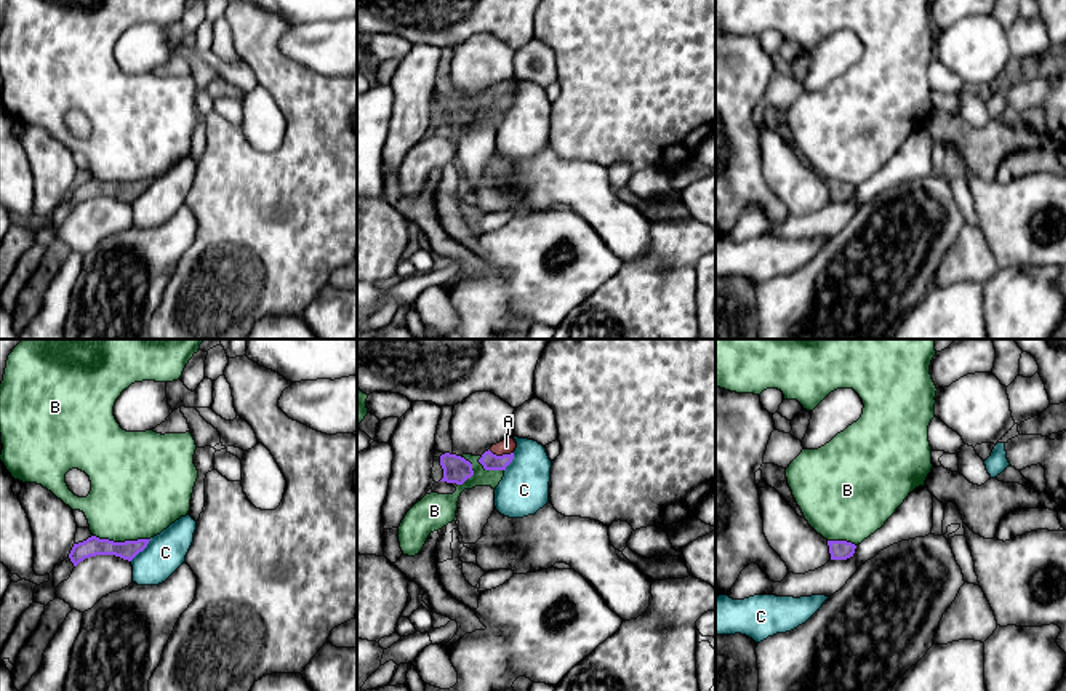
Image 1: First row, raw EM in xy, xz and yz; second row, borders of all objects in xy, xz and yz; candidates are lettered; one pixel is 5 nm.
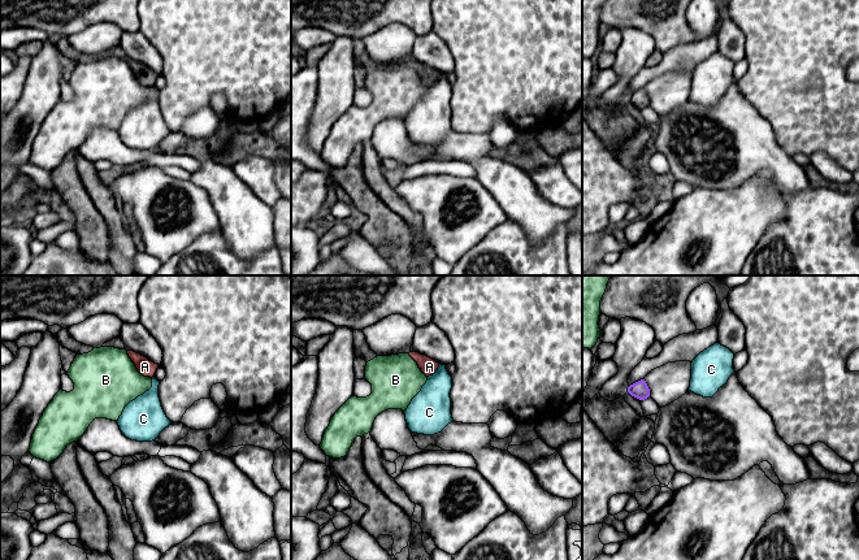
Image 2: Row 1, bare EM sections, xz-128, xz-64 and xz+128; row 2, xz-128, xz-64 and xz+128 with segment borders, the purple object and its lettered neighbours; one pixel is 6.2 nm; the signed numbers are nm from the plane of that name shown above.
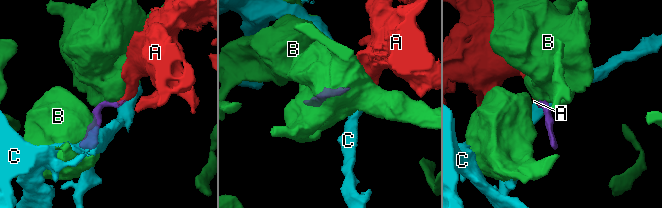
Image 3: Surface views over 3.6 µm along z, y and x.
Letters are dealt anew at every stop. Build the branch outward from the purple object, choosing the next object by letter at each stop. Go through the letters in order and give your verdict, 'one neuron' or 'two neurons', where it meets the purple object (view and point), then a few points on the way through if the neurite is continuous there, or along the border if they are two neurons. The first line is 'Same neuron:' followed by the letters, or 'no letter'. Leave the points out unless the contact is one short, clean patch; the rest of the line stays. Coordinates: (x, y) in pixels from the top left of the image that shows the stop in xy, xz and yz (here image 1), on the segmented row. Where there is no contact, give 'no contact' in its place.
Same neuron: A
A: one neuron; meets purple in xz at (503, 455); runs through xz (490, 461), (503, 455), (506, 447)
B: two neurons; meets purple in xy at (122, 543); border along xy (93, 535), (114, 541), (149, 539)
C: two neurons; meets purple in xy at (141, 551); border along xy (151, 539), (130, 560)

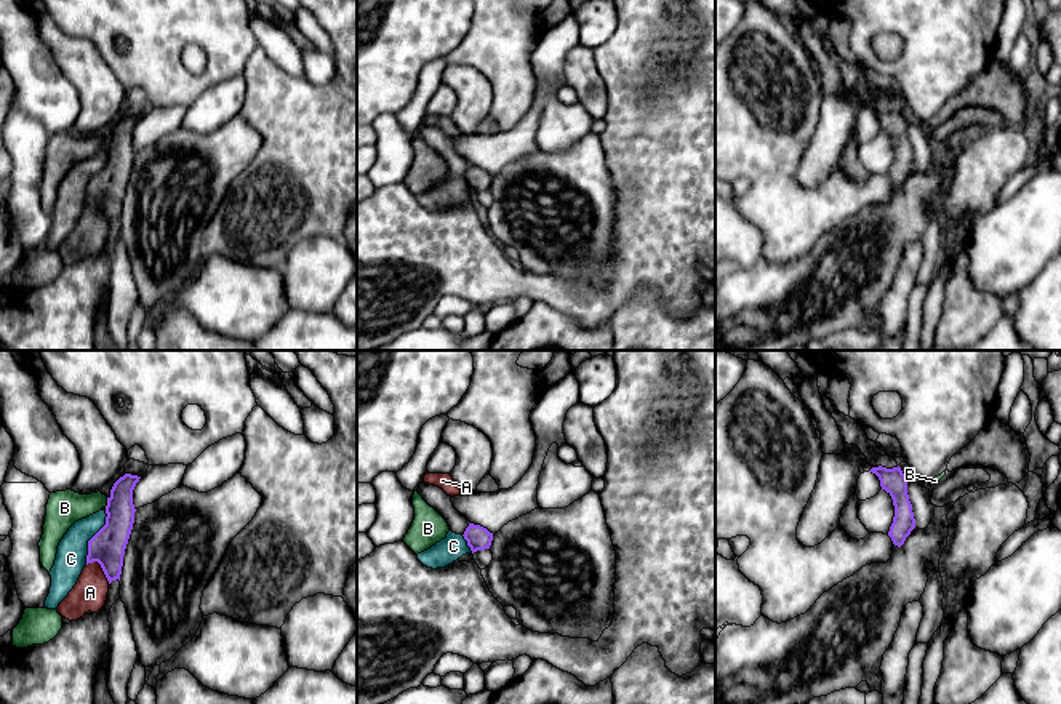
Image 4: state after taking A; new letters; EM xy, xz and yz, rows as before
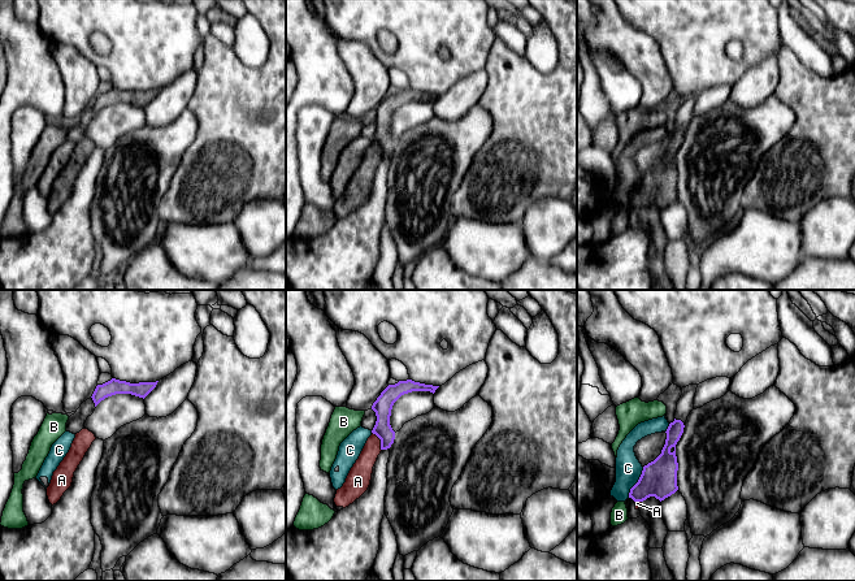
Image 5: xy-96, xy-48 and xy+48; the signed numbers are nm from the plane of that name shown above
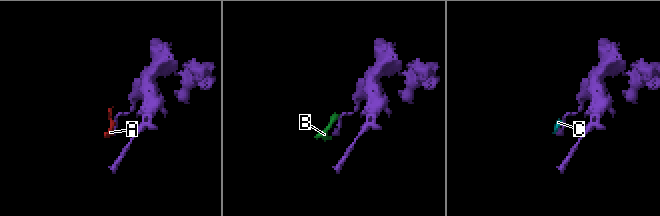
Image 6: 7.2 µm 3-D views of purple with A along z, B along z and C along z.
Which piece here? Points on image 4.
Same neuron: no letter
A: two neurons; meets purple in xy at (101, 567)
B: two neurons; meets purple in xy at (108, 503); border along xy (108, 498), (104, 506)
C: two neurons; meets purple in xy at (92, 538)

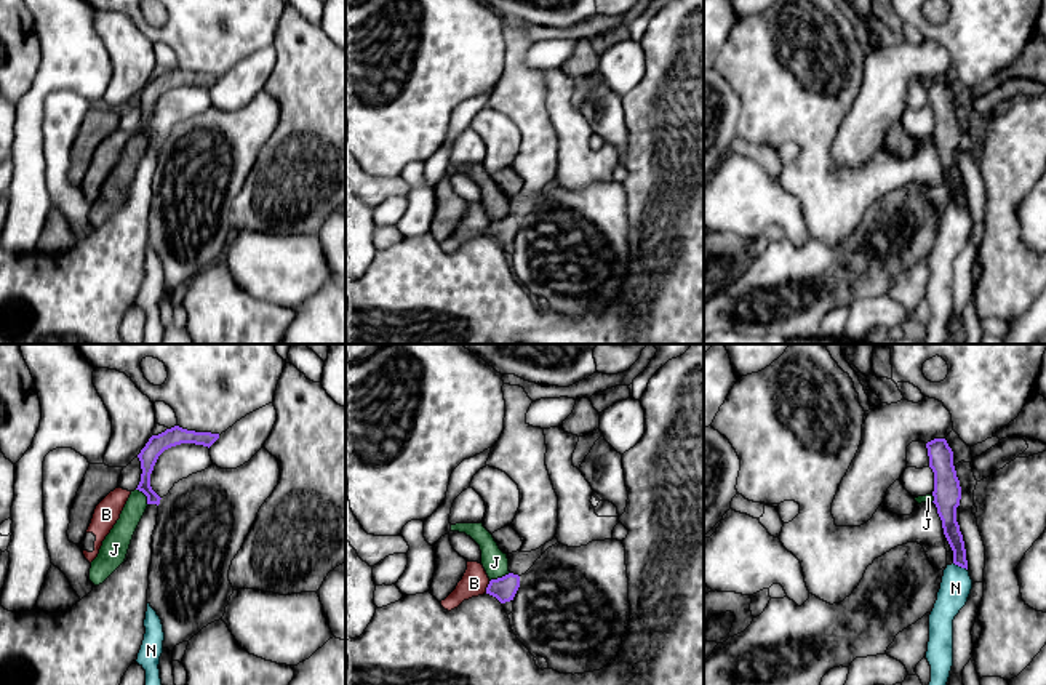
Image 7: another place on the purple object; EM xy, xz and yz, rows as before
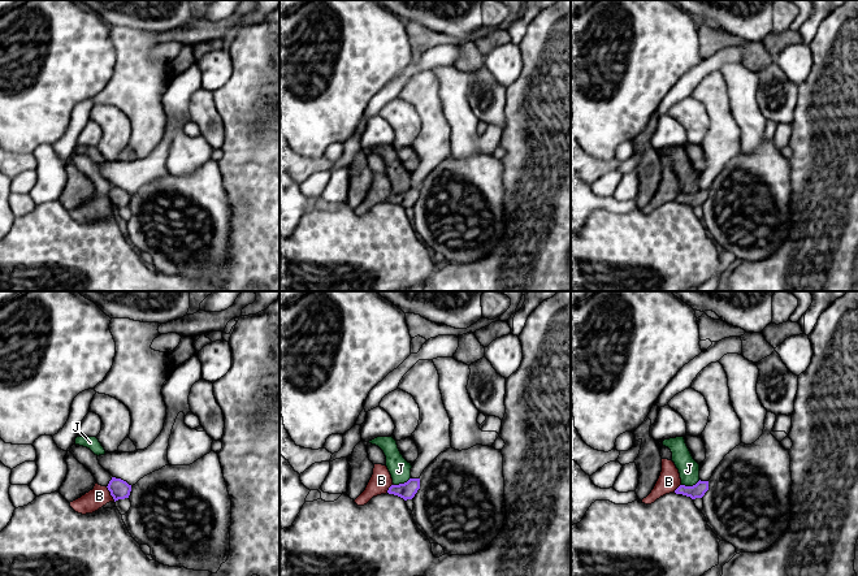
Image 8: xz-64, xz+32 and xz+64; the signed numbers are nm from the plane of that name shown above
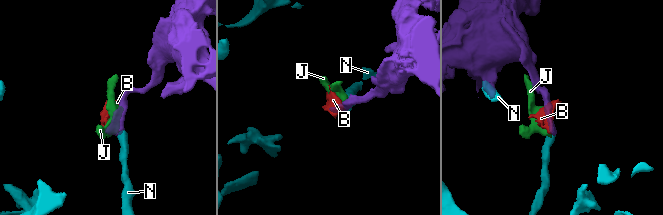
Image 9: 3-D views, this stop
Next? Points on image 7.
Same neuron: no letter
B: two neurons; meets purple in xz at (487, 588)
J: two neurons; meets purple in xz at (499, 578)
N: two neurons; meets purple in yz at (960, 565); border along yz (954, 562), (966, 570)

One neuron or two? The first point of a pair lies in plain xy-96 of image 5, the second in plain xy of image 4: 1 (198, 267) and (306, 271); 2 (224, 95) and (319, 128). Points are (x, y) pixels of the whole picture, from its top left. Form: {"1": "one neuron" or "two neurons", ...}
{"1": "two neurons", "2": "one neuron"}

